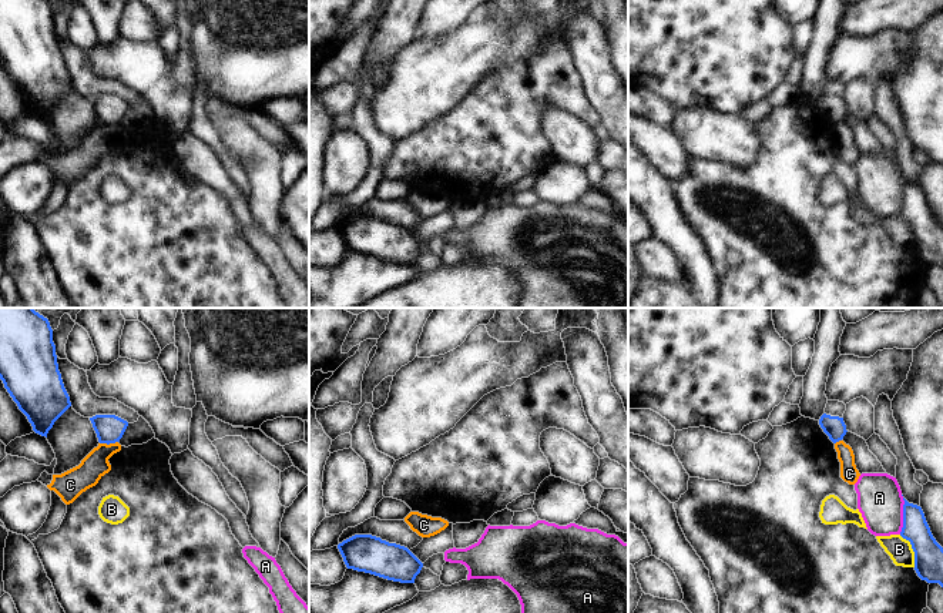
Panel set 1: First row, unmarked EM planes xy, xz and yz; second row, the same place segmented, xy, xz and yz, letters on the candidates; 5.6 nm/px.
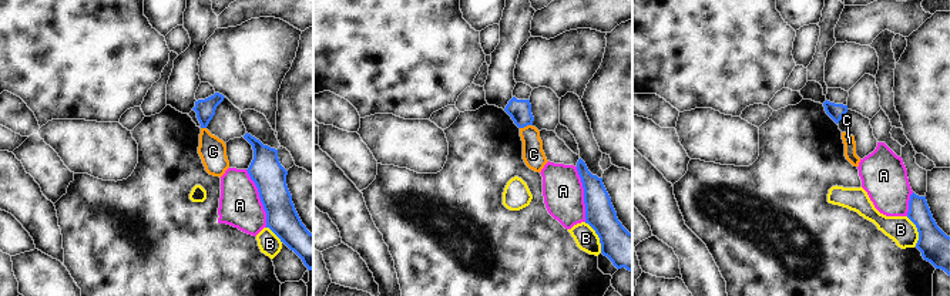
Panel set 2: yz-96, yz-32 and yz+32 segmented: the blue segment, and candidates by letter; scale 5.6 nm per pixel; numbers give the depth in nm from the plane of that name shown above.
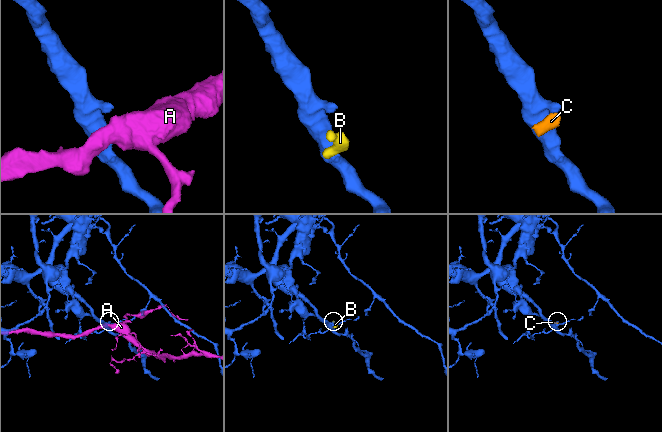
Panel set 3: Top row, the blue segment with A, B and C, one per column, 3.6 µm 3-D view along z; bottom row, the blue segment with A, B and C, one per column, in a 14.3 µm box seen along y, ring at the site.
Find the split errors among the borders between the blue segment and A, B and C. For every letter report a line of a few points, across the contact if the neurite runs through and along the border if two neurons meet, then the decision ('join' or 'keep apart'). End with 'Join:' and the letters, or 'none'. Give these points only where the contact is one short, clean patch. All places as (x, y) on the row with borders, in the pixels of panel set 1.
A: yz (900, 495), (903, 516), (899, 533) | keep apart
B: yz (899, 535), (909, 542), (915, 566) | keep apart
C: xy (117, 441), (100, 444) | keep apart
Join: none

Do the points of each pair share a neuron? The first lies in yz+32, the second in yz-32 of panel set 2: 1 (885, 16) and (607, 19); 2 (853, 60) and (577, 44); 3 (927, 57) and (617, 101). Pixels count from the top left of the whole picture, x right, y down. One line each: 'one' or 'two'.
1: one
2: one
3: one

